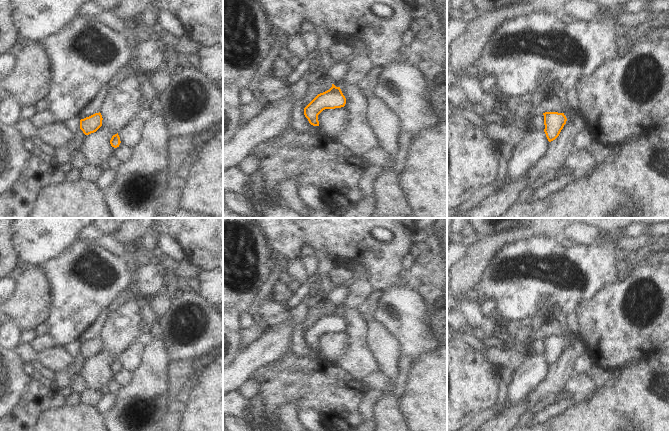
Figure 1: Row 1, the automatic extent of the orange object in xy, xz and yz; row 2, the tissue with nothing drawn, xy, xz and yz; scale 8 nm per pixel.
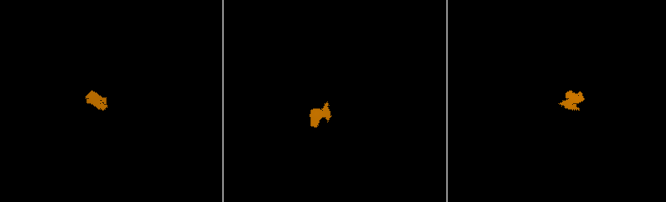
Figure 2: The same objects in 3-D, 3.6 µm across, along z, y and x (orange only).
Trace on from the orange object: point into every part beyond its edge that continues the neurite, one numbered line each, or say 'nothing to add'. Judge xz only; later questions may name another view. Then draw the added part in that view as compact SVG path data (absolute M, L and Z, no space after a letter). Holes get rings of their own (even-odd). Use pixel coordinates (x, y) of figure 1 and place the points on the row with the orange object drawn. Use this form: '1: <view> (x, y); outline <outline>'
1: xz (335, 74); outline M349 62L342 64L334 64L322 74L324 76L324 79L330 81L336 87L340 87L348 68Z

